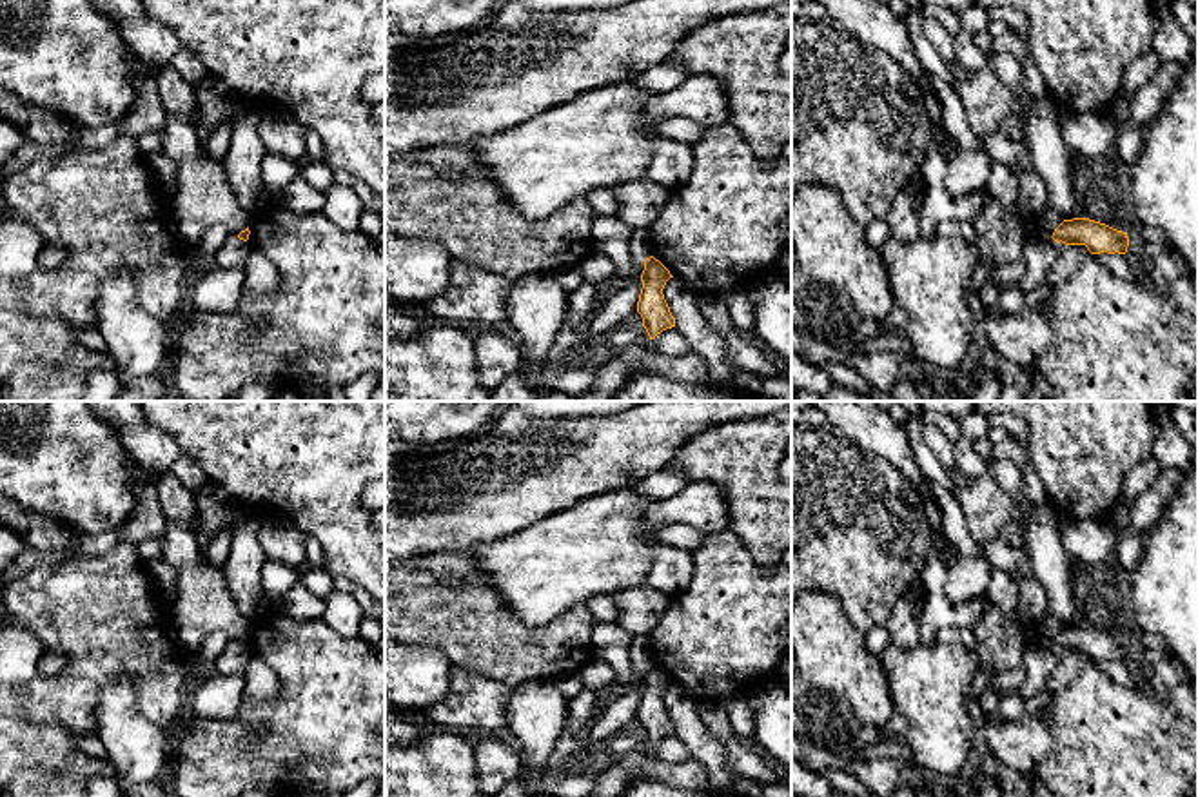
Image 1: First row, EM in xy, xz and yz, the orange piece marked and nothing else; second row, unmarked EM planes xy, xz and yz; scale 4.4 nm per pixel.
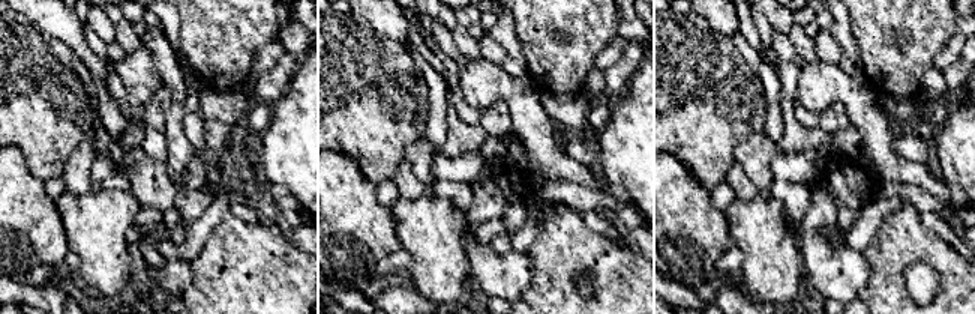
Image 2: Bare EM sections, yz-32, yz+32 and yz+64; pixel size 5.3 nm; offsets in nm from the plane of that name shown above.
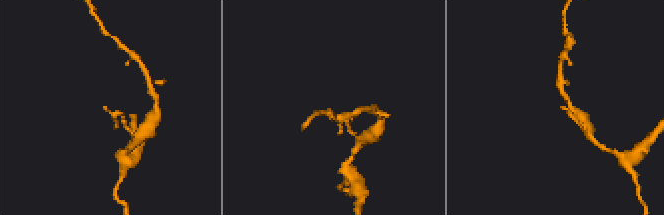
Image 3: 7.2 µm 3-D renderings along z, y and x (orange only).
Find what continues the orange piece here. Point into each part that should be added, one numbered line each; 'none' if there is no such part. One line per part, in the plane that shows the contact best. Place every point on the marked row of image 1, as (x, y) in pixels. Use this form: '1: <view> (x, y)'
none

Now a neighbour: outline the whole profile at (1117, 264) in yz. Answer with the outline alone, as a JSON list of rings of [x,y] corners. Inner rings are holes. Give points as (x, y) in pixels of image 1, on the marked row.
[[[1100,252],[1100,254],[1095,254],[1096,260],[1100,263],[1104,263],[1116,278],[1120,280],[1138,280],[1138,281],[1144,281],[1145,285],[1153,285],[1149,281],[1149,278],[1145,276],[1145,269],[1134,269],[1129,265],[1125,254],[1107,254],[1107,252]]]

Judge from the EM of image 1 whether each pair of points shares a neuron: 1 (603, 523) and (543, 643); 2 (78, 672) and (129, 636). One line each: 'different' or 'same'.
1: different
2: same

